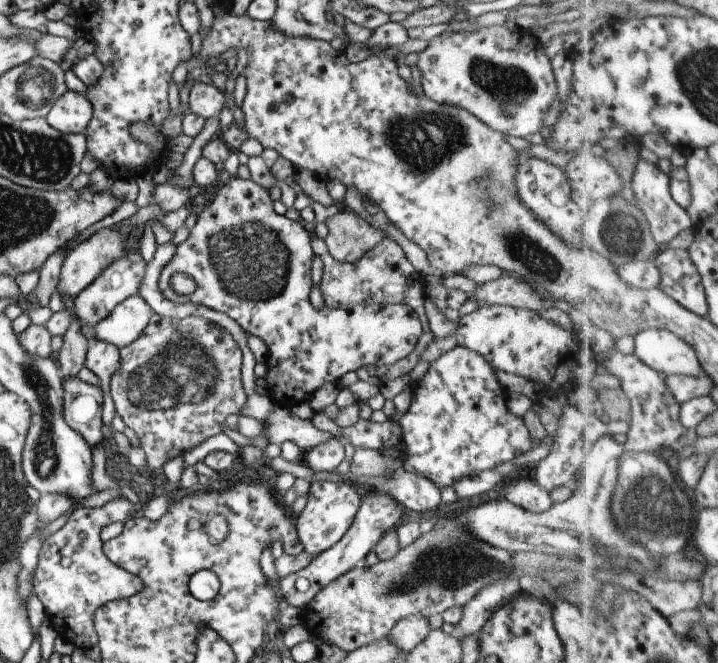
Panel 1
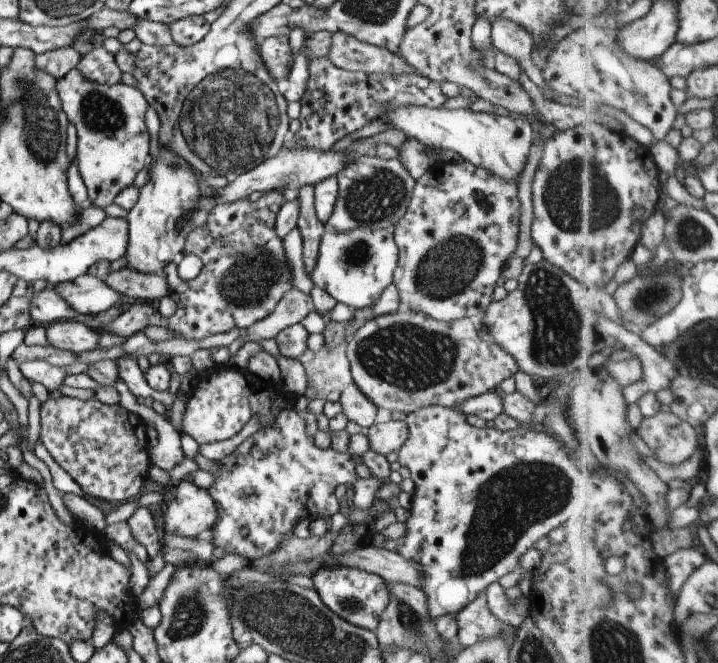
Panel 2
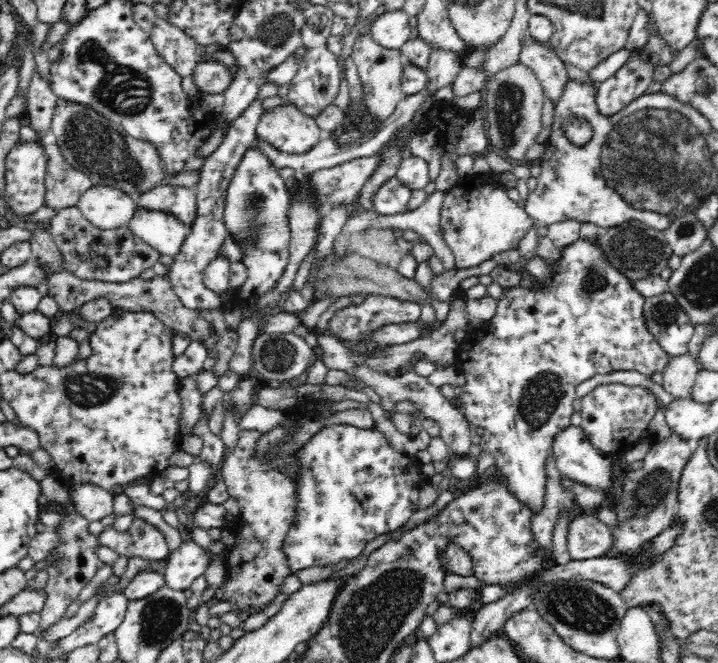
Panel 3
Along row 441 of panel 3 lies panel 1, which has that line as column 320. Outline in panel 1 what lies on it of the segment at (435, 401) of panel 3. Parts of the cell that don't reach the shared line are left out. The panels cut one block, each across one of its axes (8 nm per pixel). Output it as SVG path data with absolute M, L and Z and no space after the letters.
M332 437L305 451L302 462L313 471L332 472L345 460L345 442Z

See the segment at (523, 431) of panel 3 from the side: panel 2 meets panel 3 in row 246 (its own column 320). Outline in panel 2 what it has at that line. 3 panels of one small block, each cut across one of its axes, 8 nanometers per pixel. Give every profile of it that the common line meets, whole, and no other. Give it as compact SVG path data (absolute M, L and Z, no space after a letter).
M334 561L318 567L311 578L322 602L334 614L360 628L375 630L390 600L389 584L379 574Z

